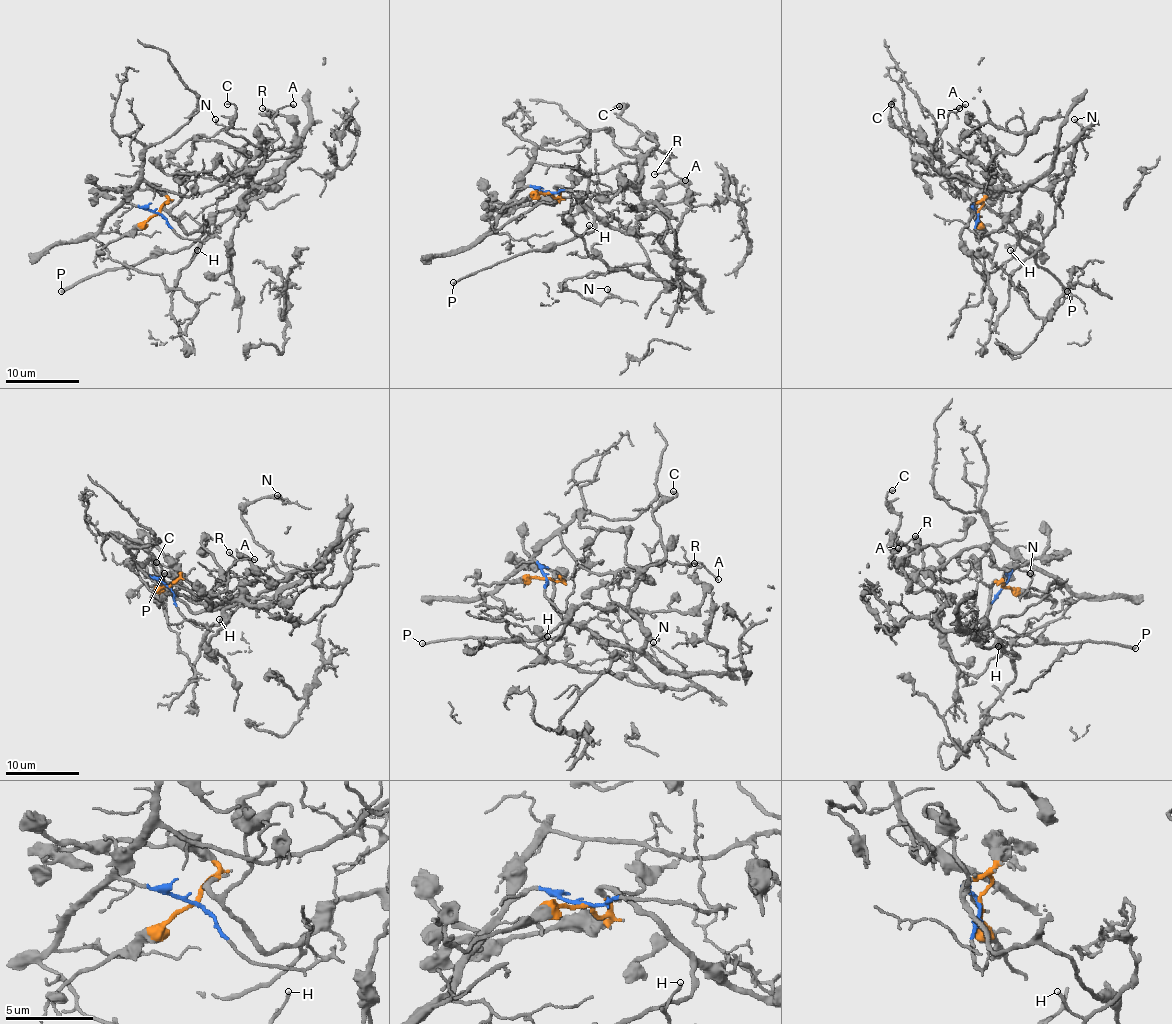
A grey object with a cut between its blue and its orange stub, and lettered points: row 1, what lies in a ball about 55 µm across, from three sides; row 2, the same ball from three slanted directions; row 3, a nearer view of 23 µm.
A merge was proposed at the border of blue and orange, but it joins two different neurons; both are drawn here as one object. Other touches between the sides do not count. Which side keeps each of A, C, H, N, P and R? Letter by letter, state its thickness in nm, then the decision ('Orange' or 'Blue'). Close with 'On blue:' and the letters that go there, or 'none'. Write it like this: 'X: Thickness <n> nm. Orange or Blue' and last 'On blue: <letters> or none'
A: Thickness 130 nm. Blue
C: Thickness 140 nm. Orange
H: Thickness 100 nm. Orange
N: Thickness 120 nm. Orange
P: Thickness 180 nm. Orange
R: Thickness 90 nm. Blue
On blue: A, R

